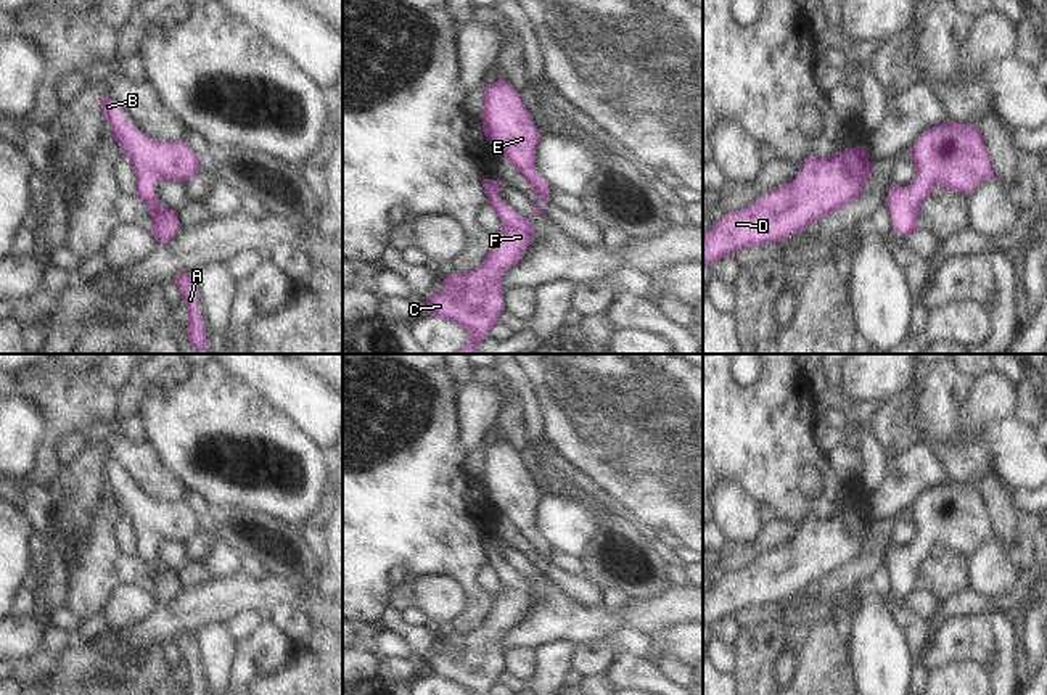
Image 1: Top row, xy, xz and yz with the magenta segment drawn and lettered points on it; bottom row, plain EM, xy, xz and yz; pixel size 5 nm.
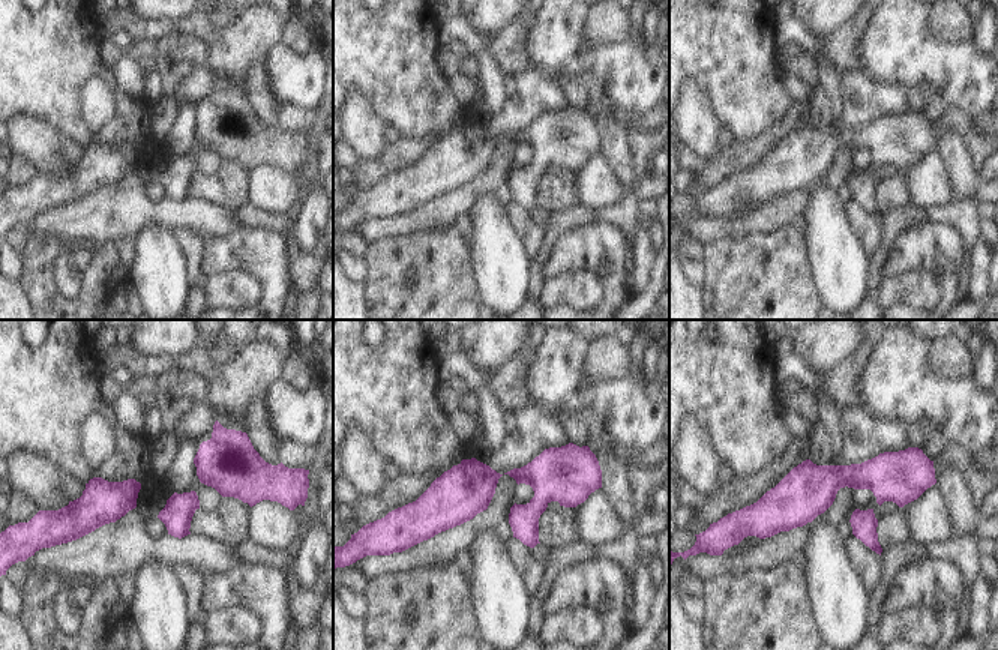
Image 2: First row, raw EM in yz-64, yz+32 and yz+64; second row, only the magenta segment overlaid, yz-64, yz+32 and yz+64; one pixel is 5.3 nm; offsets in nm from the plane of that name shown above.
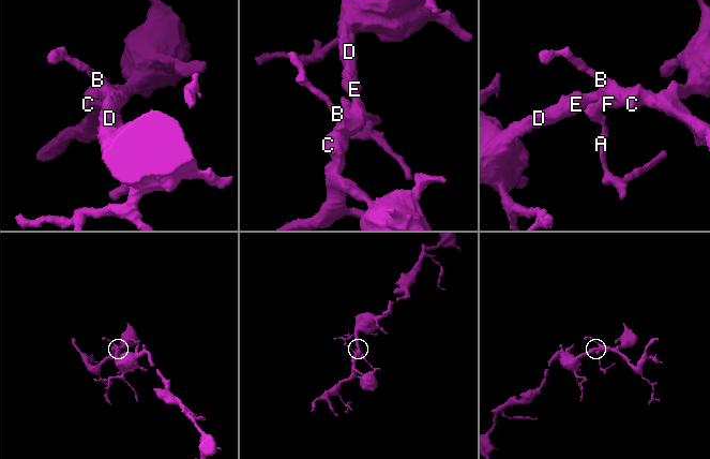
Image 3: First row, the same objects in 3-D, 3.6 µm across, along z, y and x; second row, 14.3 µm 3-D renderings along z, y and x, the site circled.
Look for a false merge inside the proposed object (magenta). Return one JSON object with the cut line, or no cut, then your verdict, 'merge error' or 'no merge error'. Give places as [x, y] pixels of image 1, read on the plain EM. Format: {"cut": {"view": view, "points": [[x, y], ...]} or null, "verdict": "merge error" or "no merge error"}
{"cut": null, "verdict": "no merge error"}

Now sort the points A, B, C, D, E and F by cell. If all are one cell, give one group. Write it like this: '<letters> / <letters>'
A B C D E F

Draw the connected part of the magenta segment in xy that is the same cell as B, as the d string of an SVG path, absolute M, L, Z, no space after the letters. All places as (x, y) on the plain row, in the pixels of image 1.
M101 457L100 463L114 502L125 513L135 533L137 558L151 570L150 592L156 602L169 603L179 594L179 573L159 565L156 544L159 541L185 544L198 534L201 520L183 500L162 504L148 499L125 481L124 470L109 457Z

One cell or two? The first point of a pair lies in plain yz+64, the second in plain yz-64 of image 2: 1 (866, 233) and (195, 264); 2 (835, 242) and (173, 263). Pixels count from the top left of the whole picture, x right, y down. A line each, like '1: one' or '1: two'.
1: one
2: one

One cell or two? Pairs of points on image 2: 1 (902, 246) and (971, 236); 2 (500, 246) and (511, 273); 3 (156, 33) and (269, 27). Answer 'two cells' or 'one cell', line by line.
1: two cells
2: one cell
3: one cell

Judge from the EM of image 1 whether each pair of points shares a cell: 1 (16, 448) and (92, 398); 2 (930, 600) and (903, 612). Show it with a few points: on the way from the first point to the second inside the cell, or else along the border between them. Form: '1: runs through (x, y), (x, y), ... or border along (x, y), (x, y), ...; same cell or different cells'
1: border along (26, 396), (39, 411), (47, 428), (32, 464); different cells
2: border along (906, 597), (928, 621); different cells

